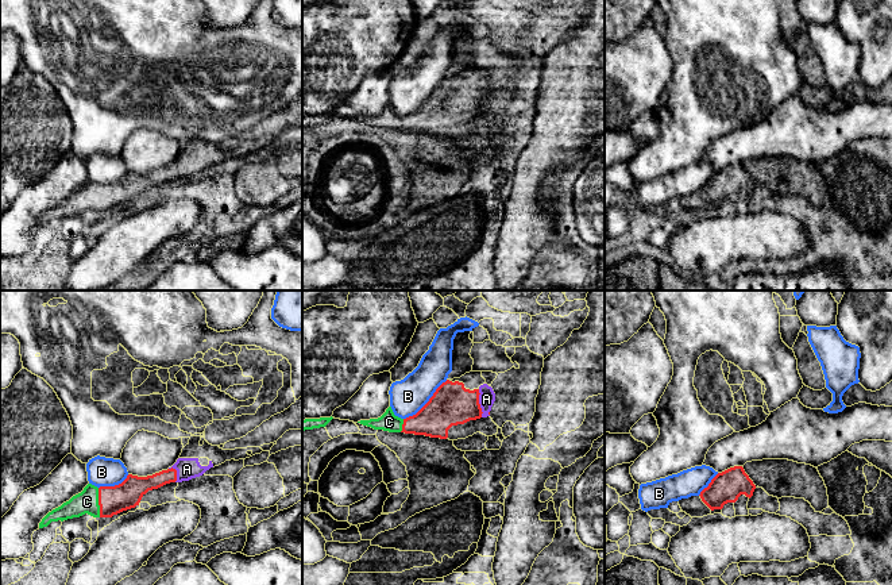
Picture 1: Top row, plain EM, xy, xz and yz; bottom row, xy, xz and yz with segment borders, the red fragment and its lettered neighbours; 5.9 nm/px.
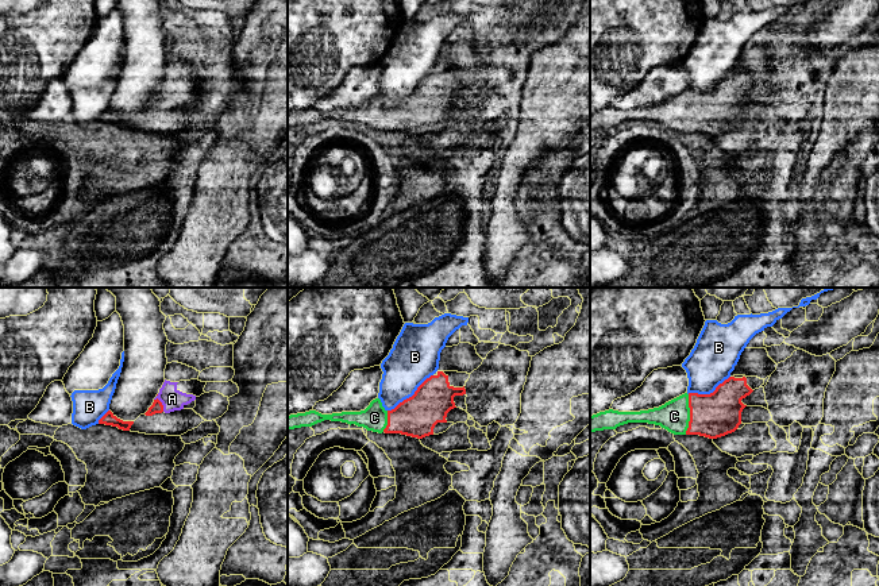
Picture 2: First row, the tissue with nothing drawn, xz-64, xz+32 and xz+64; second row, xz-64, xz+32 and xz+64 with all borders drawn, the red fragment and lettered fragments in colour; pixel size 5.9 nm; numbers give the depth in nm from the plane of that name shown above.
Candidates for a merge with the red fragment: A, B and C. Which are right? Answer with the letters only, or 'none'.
A, C

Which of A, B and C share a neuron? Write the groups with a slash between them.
A C / B

